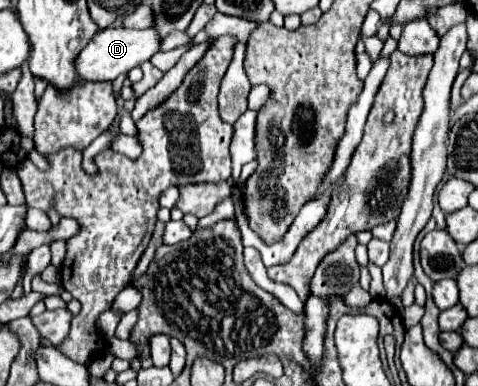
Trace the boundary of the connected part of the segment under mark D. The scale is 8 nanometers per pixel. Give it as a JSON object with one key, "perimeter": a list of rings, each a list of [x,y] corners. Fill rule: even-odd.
{"perimeter":[[[110,27],[98,31],[90,43],[80,51],[74,61],[76,73],[84,81],[114,81],[120,73],[128,73],[130,69],[138,67],[140,63],[148,61],[160,47],[160,39],[154,29],[124,29],[124,27]]]}

